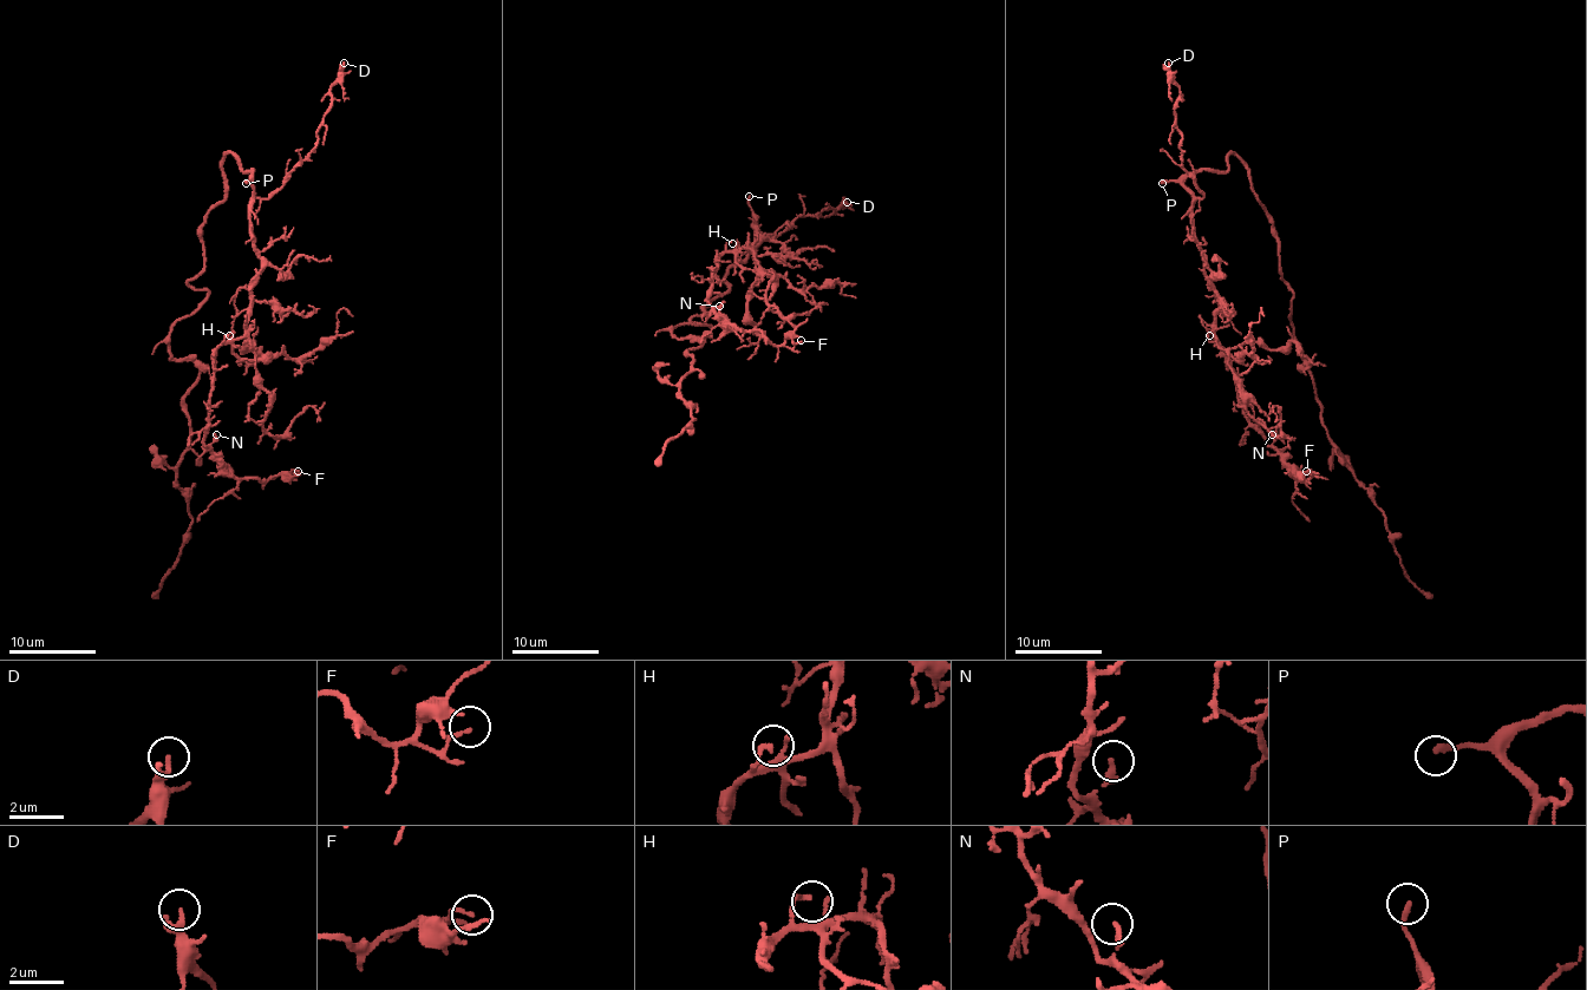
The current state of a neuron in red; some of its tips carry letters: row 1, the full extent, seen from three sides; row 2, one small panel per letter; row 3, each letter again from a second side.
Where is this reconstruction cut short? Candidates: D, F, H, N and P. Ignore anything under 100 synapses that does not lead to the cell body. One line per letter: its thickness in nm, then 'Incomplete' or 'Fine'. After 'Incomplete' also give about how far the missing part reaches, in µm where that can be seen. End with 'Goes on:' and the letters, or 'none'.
D: Thickness 120 nm. Fine
F: Thickness 140 nm. Fine
H: Thickness 150 nm. Fine
N: Thickness 200 nm. Fine
P: Thickness 190 nm. Incomplete. Missing length about 70 µm
Goes on: P

